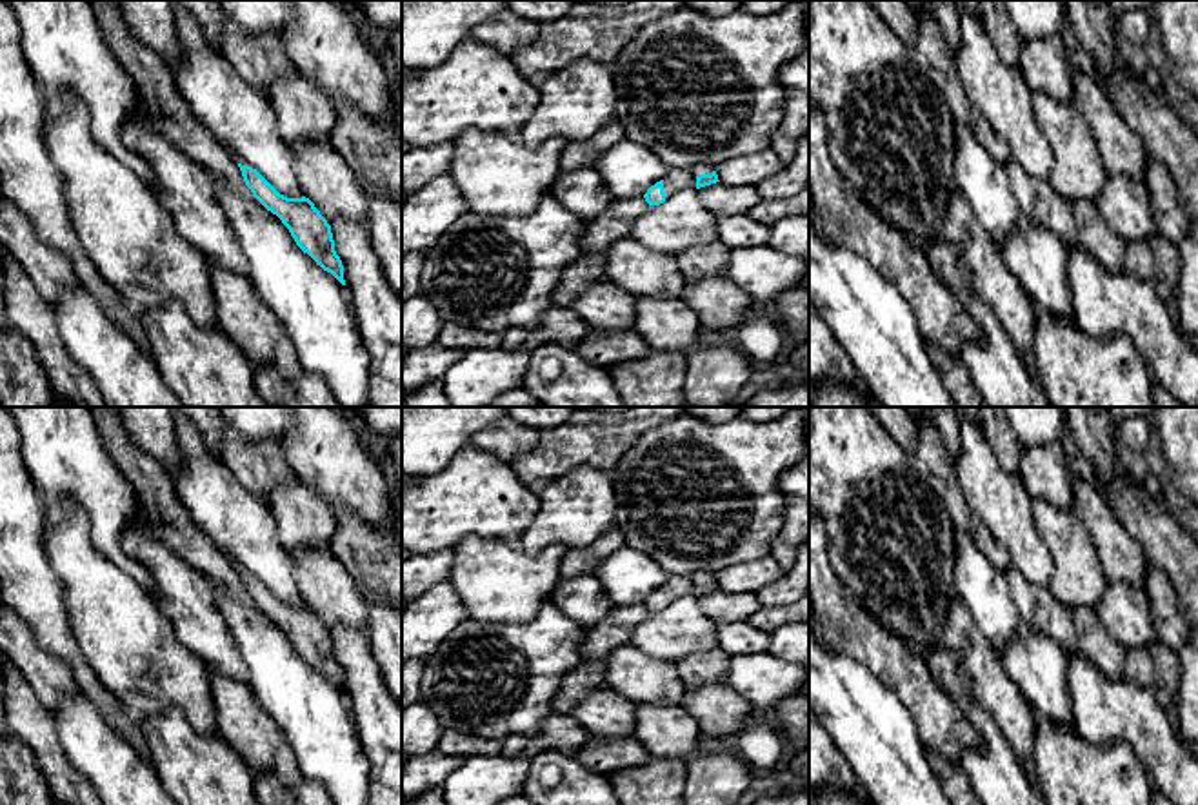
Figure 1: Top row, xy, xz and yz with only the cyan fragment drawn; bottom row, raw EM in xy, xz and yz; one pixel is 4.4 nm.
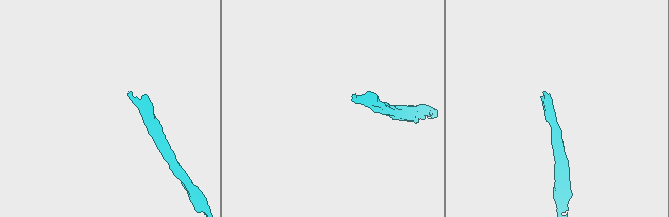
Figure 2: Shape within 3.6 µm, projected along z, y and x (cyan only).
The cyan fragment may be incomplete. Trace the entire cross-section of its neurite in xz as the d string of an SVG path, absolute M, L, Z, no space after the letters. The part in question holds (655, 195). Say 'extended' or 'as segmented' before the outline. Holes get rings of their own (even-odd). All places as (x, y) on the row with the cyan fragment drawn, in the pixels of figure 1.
extended; M711 165L669 169L665 178L651 185L644 194L644 198L649 204L649 207L660 205L680 189L687 189L687 187L700 189L716 182L720 180L714 167Z

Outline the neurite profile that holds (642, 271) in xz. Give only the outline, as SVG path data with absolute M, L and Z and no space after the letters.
M631 236L614 242L604 254L604 263L605 280L636 298L680 298L687 283L674 254L649 249Z

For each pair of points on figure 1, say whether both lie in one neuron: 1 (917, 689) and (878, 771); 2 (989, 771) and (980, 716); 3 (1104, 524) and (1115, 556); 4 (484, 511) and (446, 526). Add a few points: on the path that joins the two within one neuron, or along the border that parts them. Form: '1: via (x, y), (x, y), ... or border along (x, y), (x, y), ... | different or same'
1: border along (878, 678), (911, 716), (924, 749) | different
2: via (989, 758), (988, 729) | same
3: via (1106, 531), (1115, 549) | same
4: via (475, 511), (460, 511), (455, 516) | same

